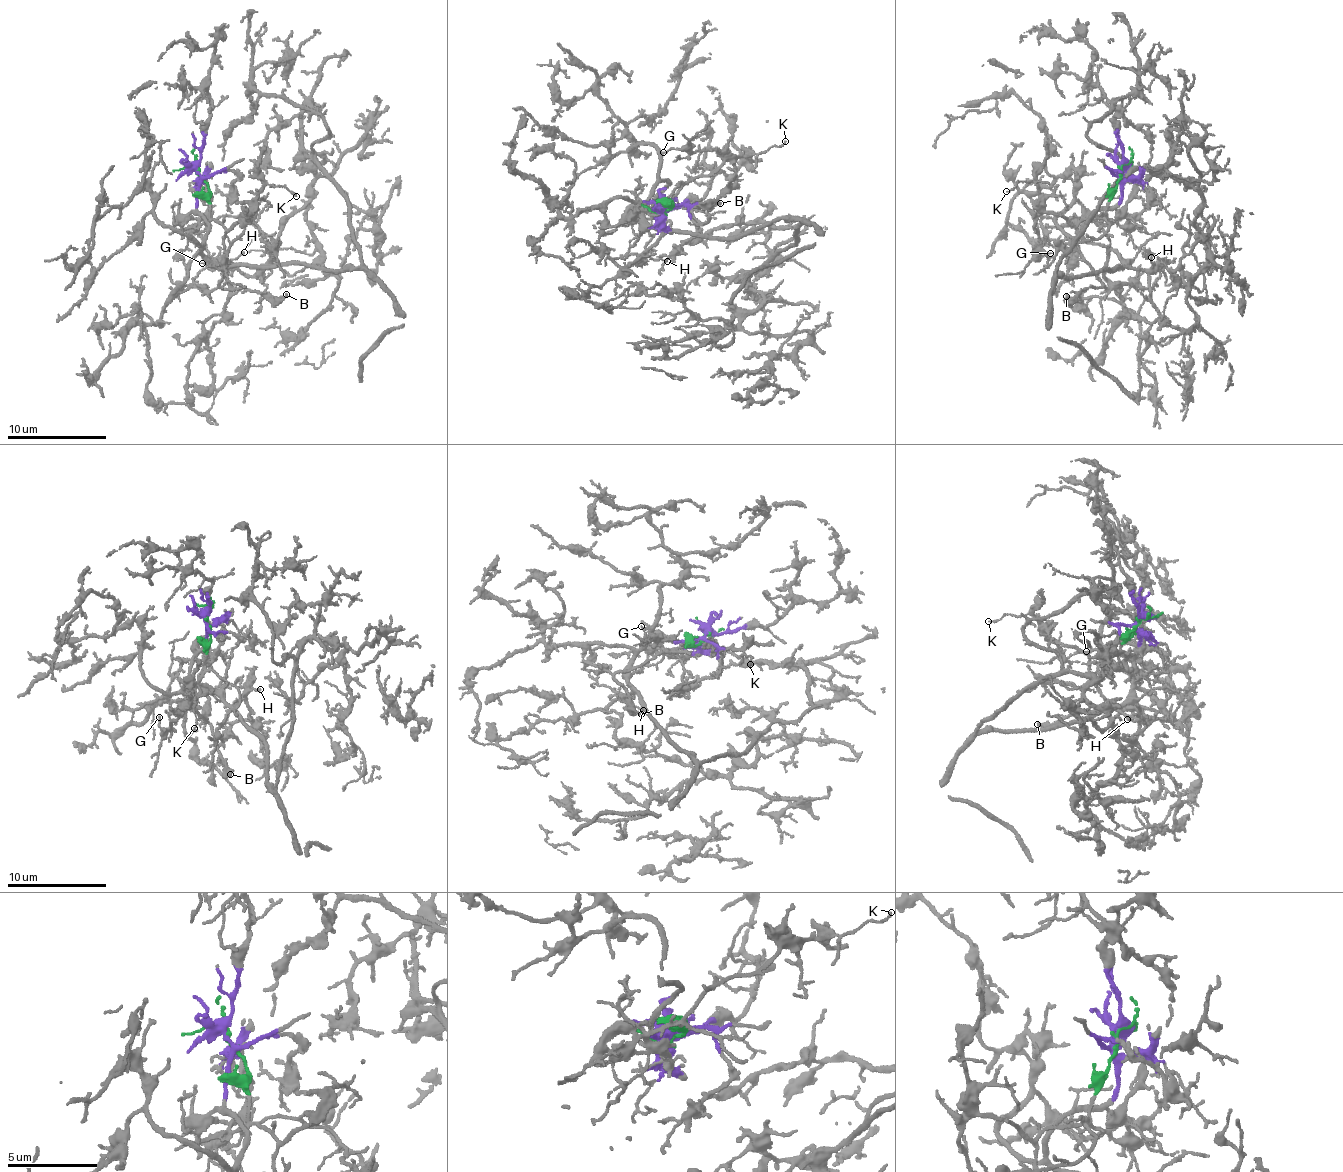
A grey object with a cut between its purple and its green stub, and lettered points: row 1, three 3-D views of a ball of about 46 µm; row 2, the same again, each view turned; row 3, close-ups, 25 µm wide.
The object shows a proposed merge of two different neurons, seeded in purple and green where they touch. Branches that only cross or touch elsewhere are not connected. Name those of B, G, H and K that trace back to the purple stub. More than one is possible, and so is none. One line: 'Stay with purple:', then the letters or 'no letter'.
Stay with purple: H

